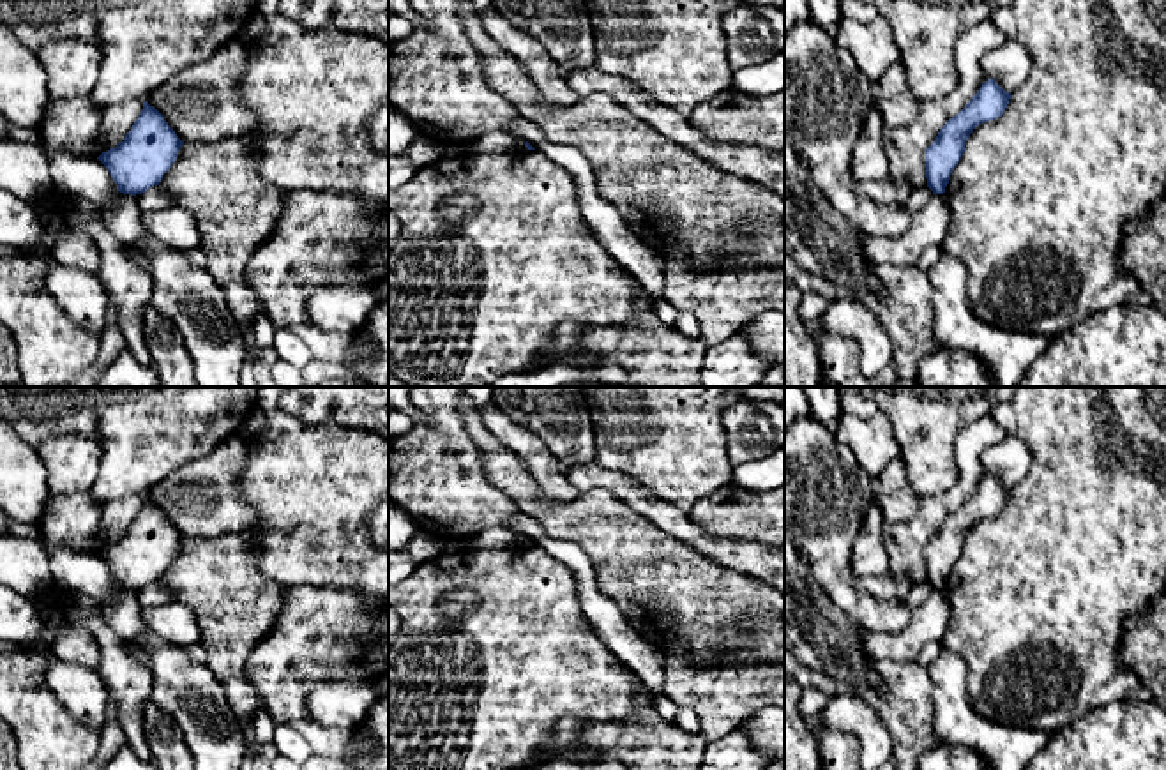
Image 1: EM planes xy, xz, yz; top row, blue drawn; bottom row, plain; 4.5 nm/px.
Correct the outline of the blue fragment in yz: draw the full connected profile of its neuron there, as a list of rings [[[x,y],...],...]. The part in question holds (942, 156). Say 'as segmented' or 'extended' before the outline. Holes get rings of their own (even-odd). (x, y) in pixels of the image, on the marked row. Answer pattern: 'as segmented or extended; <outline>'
as segmented; [[[988,79],[972,101],[945,122],[935,141],[926,148],[926,178],[933,194],[943,194],[954,168],[973,129],[1003,115],[1011,94],[995,79]]]

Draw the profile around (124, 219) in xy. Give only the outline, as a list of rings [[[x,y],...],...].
[[[120,192],[117,201],[102,210],[101,219],[110,233],[122,244],[132,245],[152,237],[145,226],[145,214],[131,194]]]

